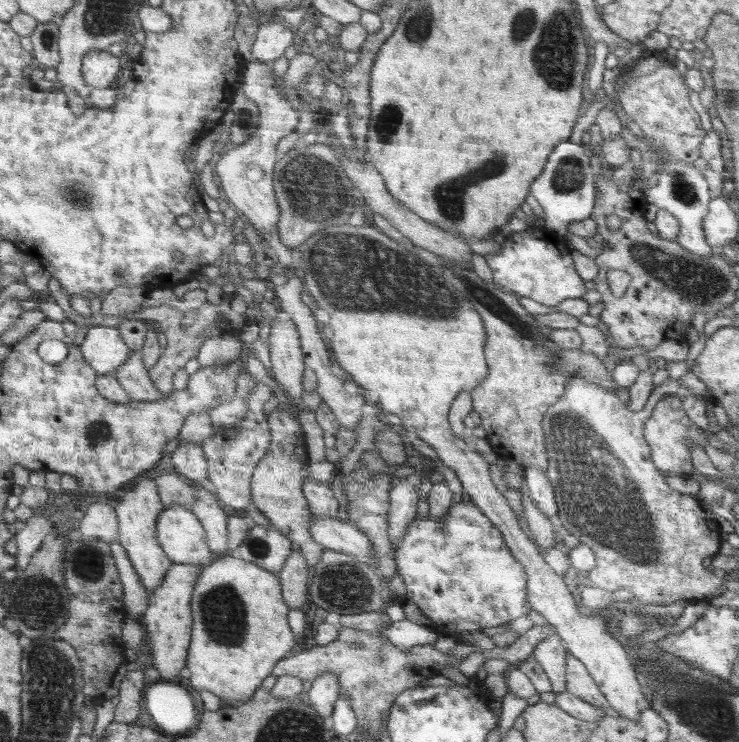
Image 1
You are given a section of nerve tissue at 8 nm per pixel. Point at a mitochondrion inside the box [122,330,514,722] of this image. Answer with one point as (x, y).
(221, 603)

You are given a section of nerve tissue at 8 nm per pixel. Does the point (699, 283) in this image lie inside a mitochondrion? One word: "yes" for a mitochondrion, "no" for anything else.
yes

